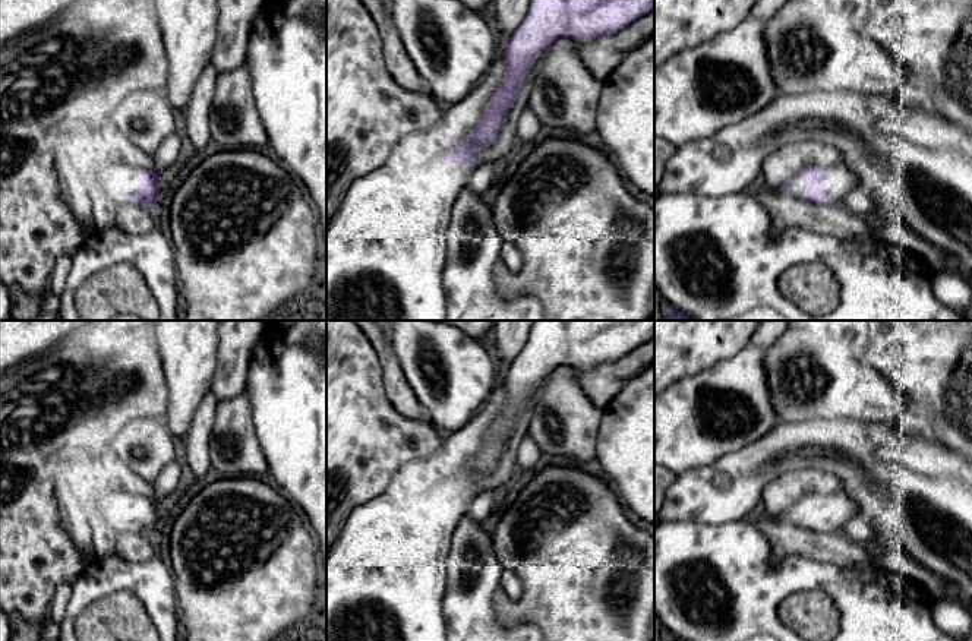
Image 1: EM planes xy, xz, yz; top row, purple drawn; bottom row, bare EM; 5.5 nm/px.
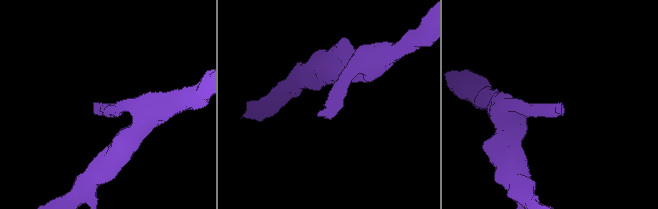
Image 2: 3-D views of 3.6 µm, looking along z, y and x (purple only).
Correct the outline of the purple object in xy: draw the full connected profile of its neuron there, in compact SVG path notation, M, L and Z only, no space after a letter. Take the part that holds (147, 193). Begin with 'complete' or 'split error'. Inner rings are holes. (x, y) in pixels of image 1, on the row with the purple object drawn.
split error | M114 165L104 171L104 189L107 187L117 203L157 206L160 181L154 171Z

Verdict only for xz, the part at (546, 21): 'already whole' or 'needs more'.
needs more

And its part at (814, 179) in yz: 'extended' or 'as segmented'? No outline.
extended

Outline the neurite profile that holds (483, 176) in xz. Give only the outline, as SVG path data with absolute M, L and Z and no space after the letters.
M485 162L476 168L471 174L467 187L477 195L483 195L485 190L496 180L492 162Z

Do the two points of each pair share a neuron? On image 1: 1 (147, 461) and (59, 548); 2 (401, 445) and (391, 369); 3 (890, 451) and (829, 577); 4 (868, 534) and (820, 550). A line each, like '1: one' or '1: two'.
1: two
2: two
3: two
4: two

